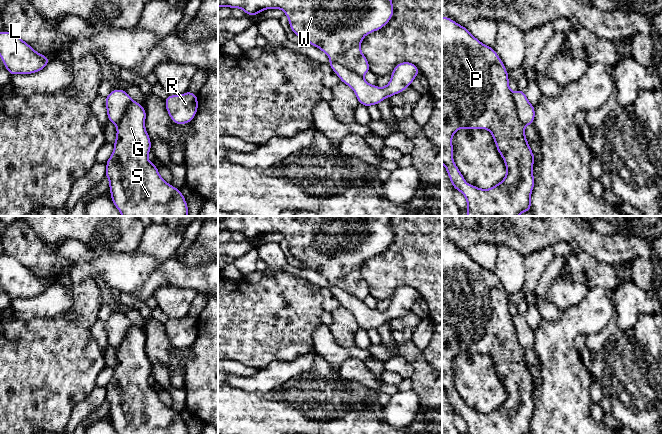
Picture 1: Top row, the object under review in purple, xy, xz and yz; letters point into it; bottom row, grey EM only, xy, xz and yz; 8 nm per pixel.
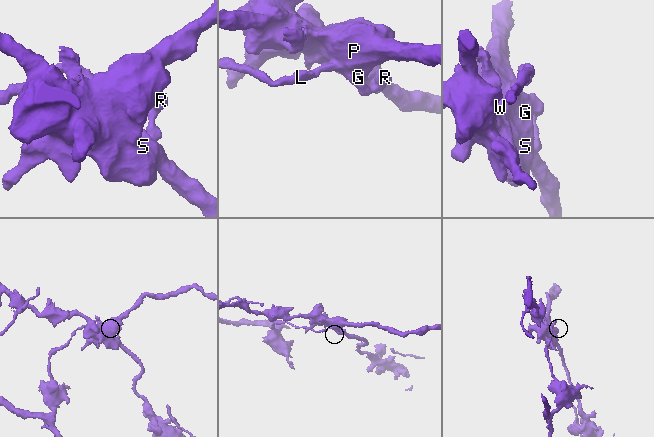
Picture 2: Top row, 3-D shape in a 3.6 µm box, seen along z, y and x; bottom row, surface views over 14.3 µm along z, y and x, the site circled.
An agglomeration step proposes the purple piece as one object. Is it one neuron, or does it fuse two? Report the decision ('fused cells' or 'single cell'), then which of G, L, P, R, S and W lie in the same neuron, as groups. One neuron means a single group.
fused cells | G P S W / L R

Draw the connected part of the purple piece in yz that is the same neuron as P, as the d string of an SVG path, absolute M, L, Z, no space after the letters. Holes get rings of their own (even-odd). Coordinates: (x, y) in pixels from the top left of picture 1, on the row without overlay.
M442 240L442 387L455 414L466 422L467 434L531 434L531 418L535 404L533 389L535 380L525 360L525 349L520 345L512 316L508 295L493 271L486 270L474 261L466 251L451 242ZM459 353L486 353L491 356L497 375L503 382L507 396L503 404L489 413L467 408L453 385L452 362Z

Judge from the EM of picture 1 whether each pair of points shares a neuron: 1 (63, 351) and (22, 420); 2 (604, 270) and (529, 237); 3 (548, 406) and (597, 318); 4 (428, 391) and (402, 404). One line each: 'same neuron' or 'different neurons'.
1: same neuron
2: different neurons
3: same neuron
4: different neurons

